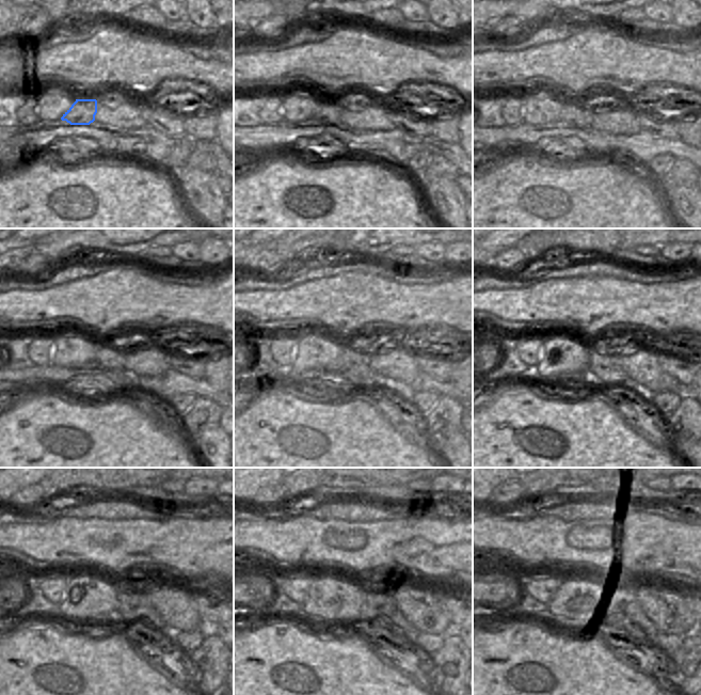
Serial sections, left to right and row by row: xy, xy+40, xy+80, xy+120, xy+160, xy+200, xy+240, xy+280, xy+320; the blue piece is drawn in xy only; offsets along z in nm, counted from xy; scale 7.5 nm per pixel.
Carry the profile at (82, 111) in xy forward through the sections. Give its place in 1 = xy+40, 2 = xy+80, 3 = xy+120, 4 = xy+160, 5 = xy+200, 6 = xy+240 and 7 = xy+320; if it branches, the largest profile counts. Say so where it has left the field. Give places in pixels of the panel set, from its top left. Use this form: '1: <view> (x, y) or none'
1: xy+40 (328, 113)
2: xy+80 (576, 114)
3: xy+120 (106, 356)
4: xy+160 (356, 368)
5: xy+200 (602, 369)
6: xy+240 (133, 605)
7: xy+320 (624, 606)

